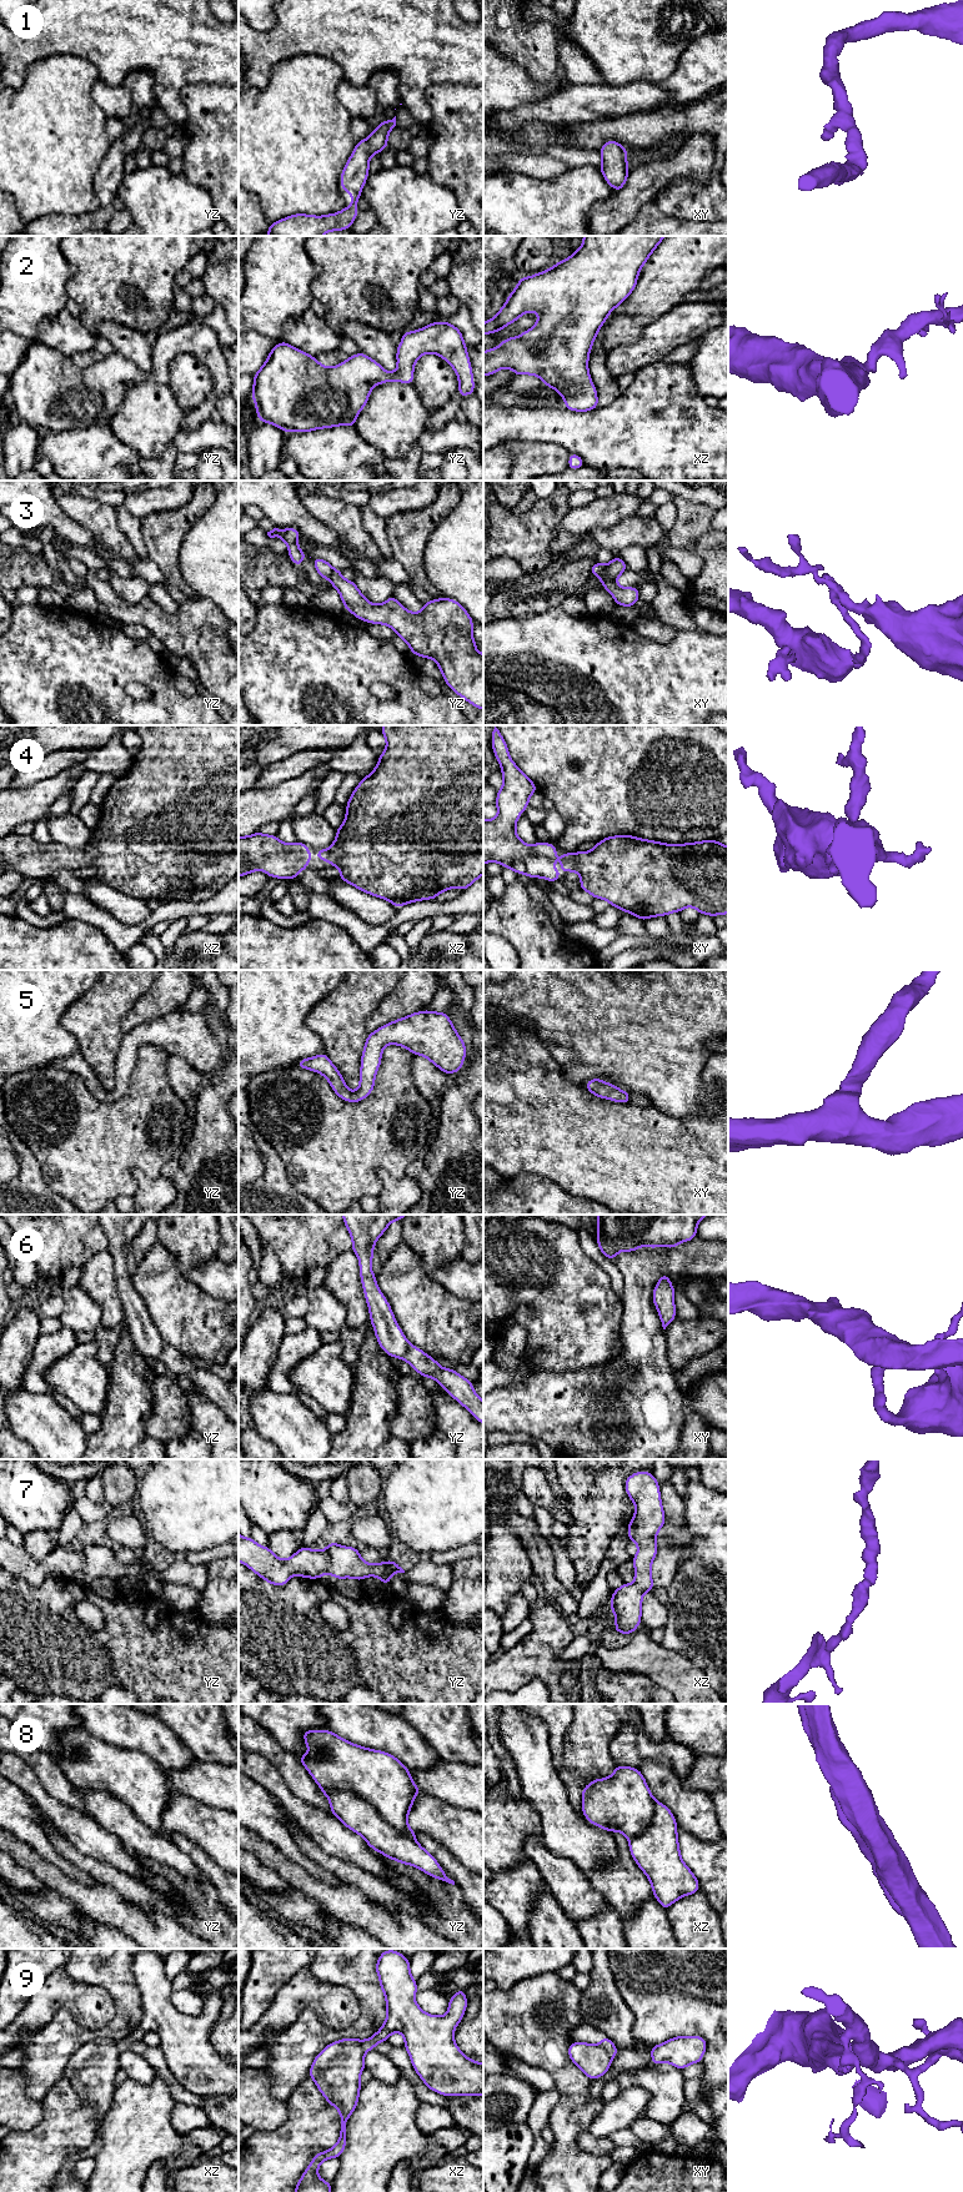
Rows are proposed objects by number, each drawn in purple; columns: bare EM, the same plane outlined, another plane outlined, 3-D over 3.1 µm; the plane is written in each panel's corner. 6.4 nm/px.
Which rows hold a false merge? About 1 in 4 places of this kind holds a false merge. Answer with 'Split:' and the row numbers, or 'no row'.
Split: 3, 8, 9

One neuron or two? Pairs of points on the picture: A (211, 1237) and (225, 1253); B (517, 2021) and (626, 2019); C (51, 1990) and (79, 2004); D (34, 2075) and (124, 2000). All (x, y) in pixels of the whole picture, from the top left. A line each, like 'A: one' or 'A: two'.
A: two
B: two
C: one
D: one

